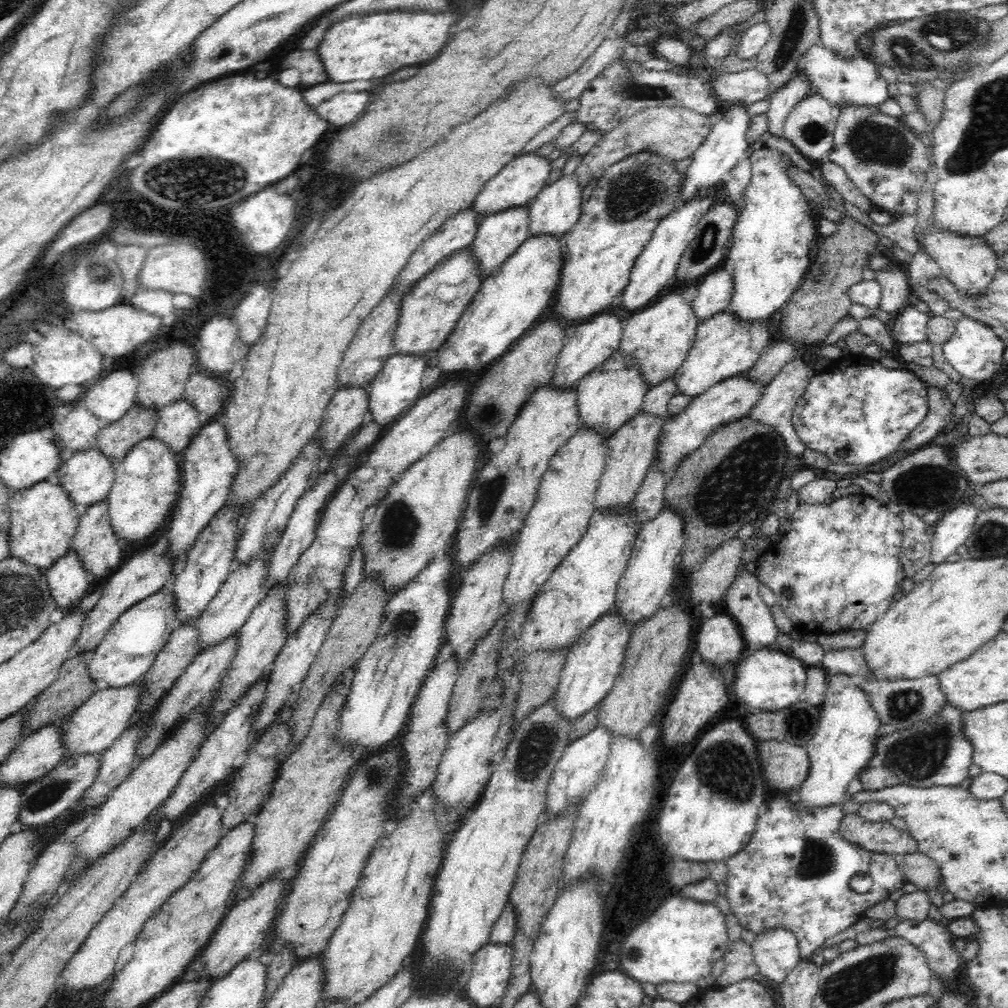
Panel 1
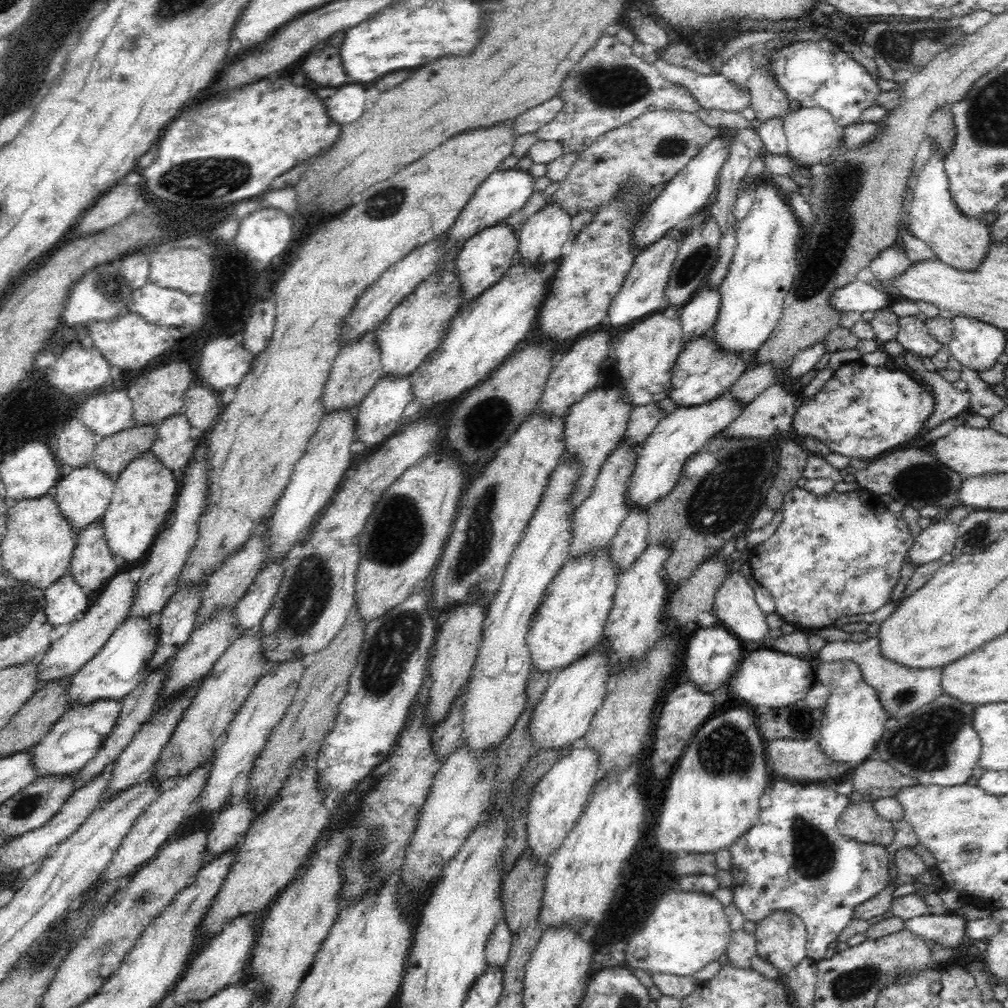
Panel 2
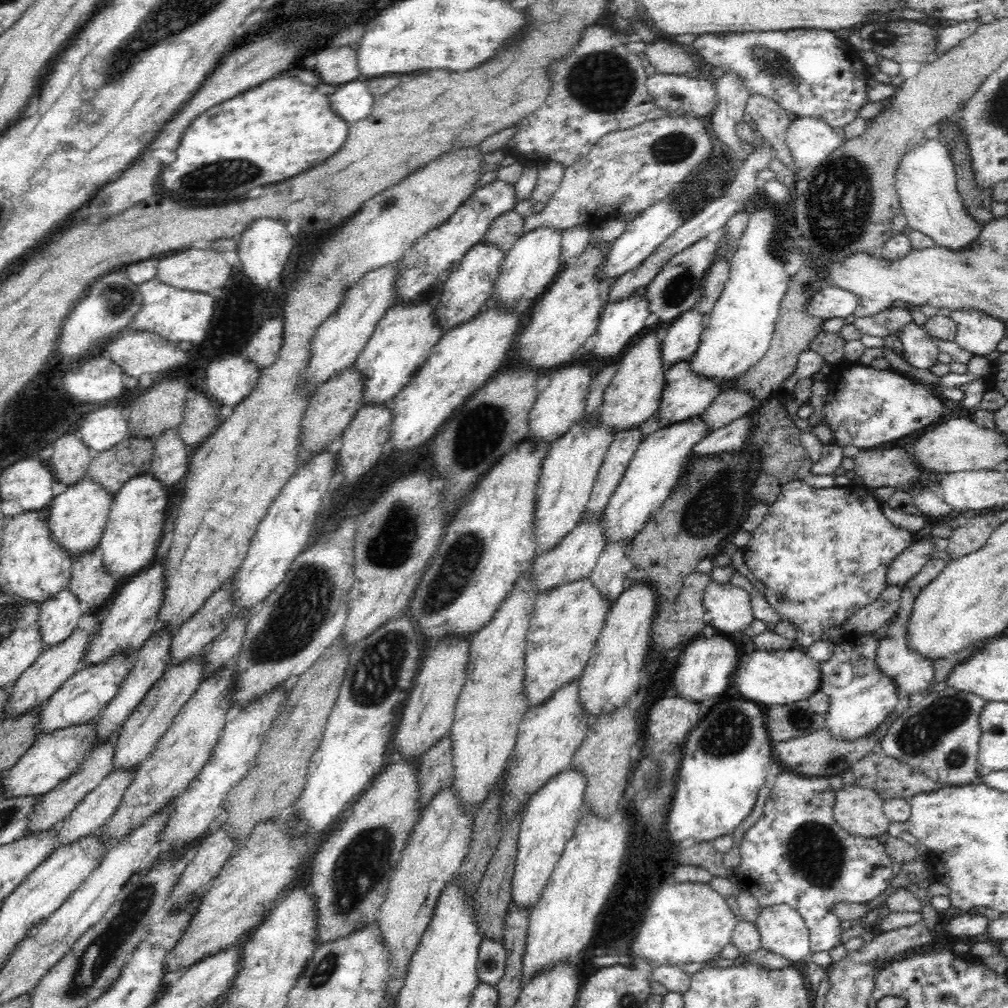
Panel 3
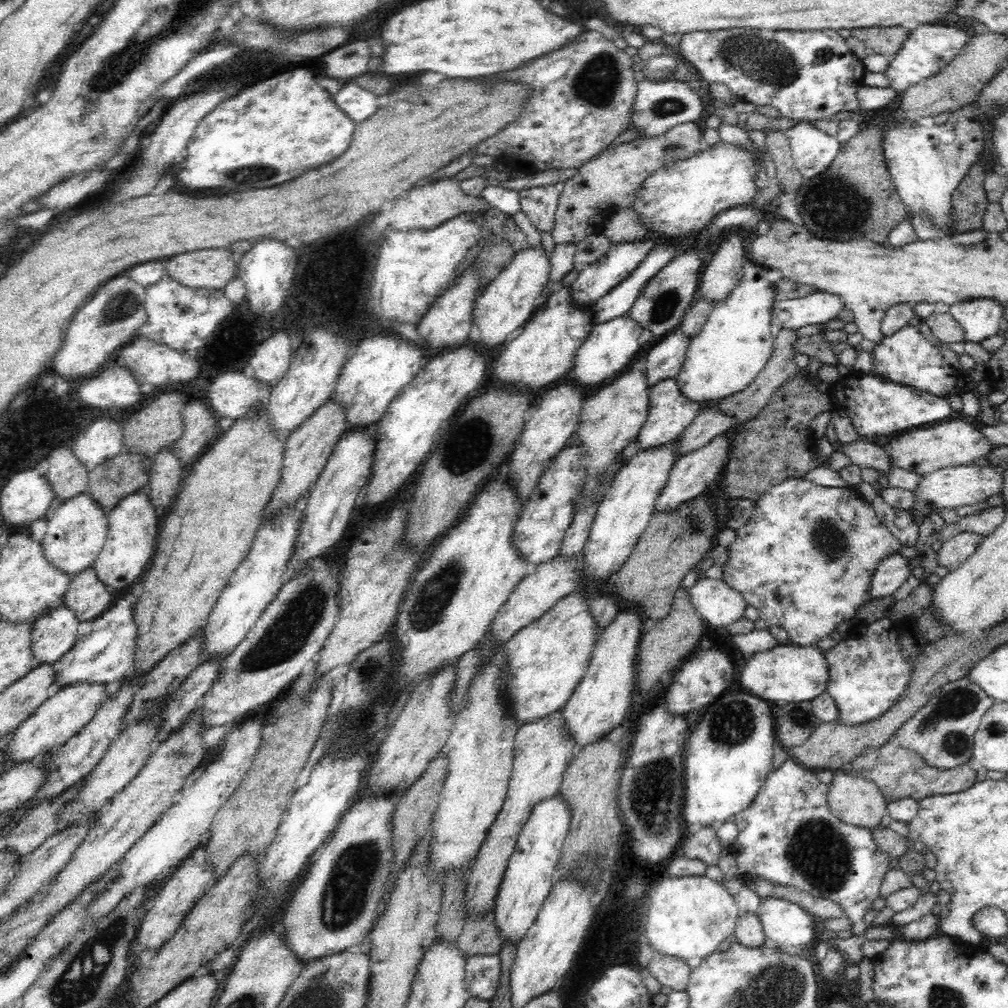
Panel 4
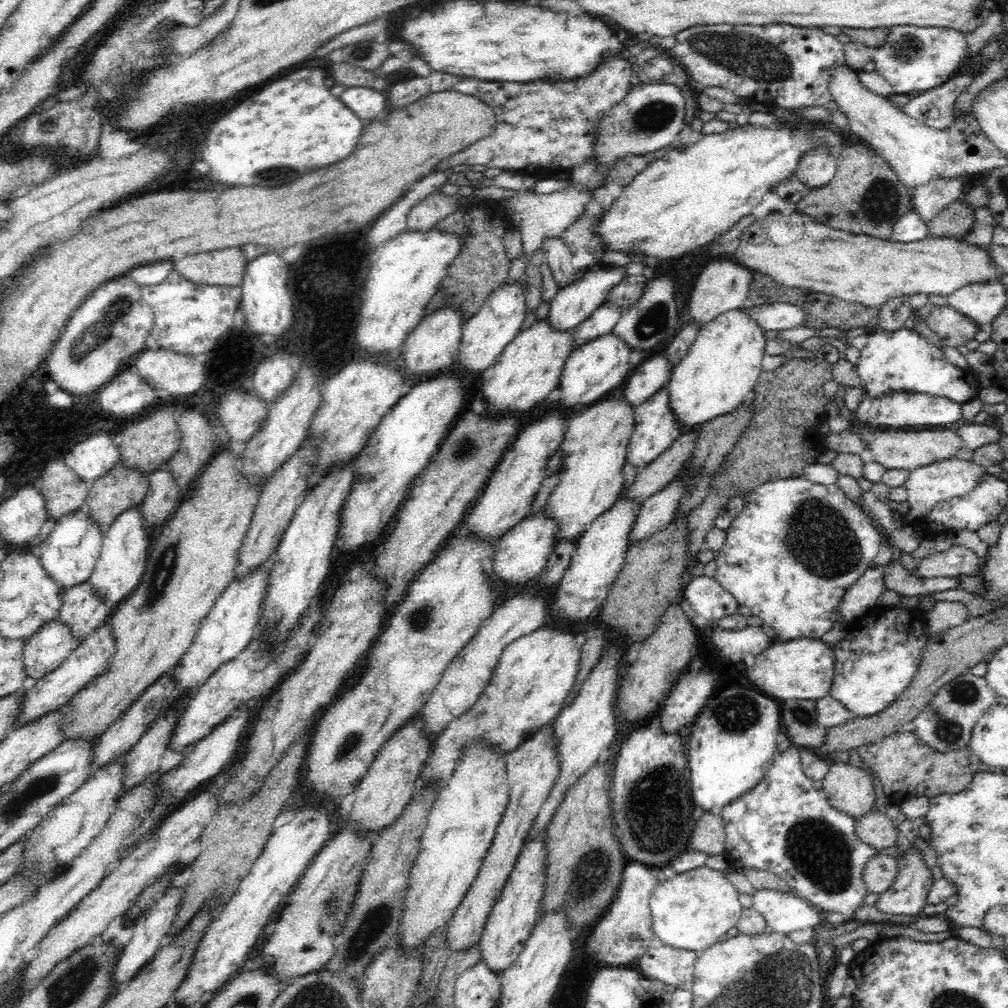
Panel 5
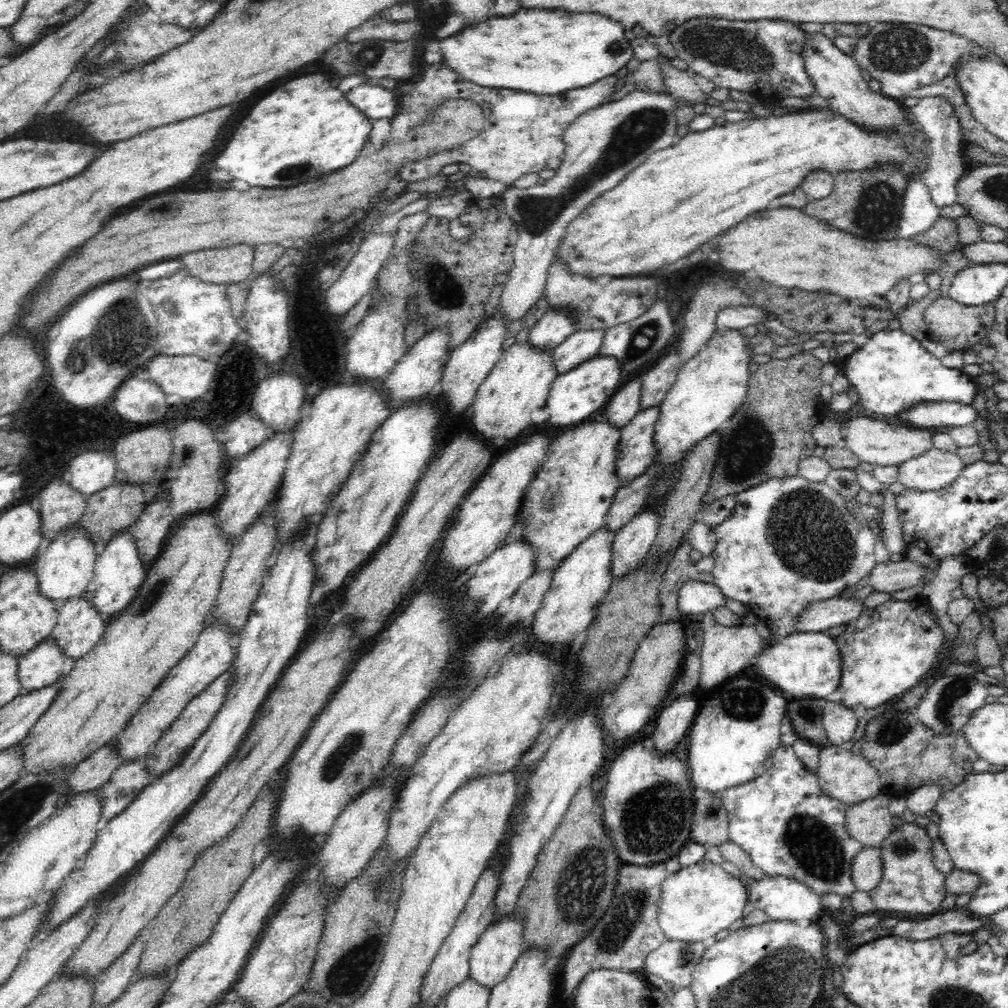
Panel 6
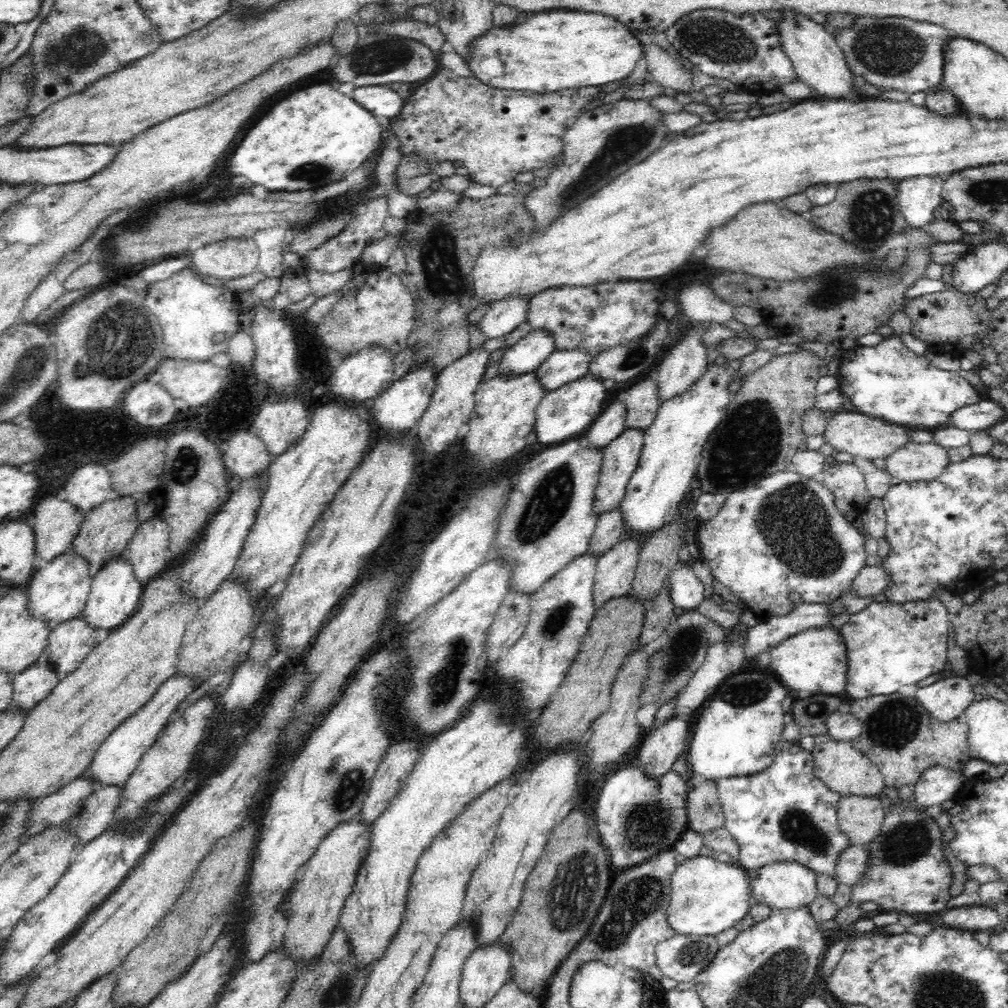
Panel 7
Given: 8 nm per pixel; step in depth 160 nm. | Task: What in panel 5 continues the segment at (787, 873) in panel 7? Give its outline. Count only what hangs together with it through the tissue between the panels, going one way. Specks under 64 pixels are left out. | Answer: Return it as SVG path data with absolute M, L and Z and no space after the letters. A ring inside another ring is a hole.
M772 888L755 890L753 907L765 918L771 932L786 935L804 928L814 929L824 914L798 893L778 892Z

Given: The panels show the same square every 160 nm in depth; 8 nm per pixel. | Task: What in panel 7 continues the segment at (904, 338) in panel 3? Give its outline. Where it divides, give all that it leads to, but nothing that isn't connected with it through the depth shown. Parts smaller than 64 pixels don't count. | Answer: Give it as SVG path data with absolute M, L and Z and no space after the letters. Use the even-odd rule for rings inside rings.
M898 335L884 337L876 346L858 345L842 352L838 372L839 390L856 406L859 413L882 419L896 425L918 425L924 428L949 426L950 415L959 408L976 404L981 393L970 382L958 375L958 371L946 371L933 367L926 356L919 356L908 349Z

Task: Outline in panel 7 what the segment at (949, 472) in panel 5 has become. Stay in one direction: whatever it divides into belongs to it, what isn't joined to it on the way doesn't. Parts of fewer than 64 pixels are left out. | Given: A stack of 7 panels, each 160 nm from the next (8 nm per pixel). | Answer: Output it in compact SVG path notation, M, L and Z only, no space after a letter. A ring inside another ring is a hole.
M935 442L904 444L885 458L887 472L901 482L934 480L951 464L948 449Z

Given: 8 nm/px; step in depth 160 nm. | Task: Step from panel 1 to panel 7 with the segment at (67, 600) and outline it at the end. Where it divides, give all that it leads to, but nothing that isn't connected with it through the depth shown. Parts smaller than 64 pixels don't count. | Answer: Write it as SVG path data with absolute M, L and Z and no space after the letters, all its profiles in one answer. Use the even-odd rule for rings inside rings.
M42 654L40 659L20 672L12 676L14 695L10 710L22 710L30 712L46 698L61 680L54 667L49 662L48 654Z

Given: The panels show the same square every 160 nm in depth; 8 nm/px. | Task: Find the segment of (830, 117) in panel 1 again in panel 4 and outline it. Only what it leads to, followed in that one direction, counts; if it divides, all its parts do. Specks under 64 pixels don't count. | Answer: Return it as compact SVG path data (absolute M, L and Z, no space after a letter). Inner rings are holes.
M808 121L796 123L784 130L784 135L789 142L794 166L802 173L804 181L823 173L843 145L836 136L824 133Z

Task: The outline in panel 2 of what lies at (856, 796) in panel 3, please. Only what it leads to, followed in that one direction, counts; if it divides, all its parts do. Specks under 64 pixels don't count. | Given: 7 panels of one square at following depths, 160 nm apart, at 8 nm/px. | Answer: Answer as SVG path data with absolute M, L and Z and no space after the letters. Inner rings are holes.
M872 801L850 803L838 818L837 827L842 836L866 844L886 847L894 840L893 822L878 816Z

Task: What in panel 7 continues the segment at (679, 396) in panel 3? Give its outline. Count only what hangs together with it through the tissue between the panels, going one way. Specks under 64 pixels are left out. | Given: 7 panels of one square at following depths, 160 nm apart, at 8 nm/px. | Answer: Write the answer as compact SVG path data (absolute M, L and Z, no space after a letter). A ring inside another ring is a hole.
M624 429L603 449L602 469L596 492L594 511L598 516L611 508L618 507L626 492L630 477L638 469L640 452L644 444L645 430Z

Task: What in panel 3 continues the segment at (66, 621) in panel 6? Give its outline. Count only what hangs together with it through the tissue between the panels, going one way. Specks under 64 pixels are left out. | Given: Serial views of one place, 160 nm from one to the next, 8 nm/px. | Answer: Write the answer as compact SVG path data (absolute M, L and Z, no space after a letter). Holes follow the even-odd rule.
M98 548L77 556L73 560L68 589L78 597L83 612L95 613L117 590L116 581L106 571Z

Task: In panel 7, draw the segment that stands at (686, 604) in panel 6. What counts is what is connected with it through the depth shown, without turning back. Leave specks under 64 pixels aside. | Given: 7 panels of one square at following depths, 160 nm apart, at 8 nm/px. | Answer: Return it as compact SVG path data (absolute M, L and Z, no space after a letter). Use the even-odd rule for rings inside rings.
M680 563L675 566L668 574L666 585L672 602L685 611L696 609L702 600L709 597L709 590L695 575L691 565Z

